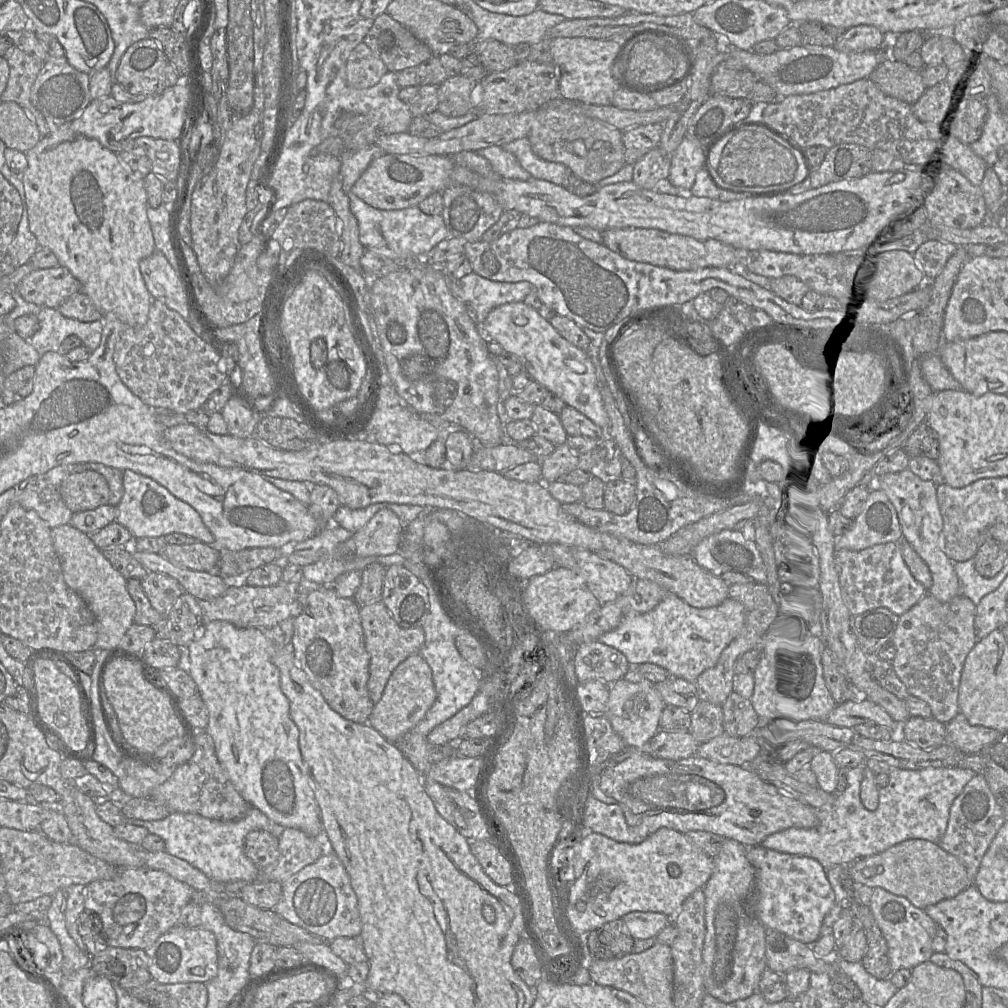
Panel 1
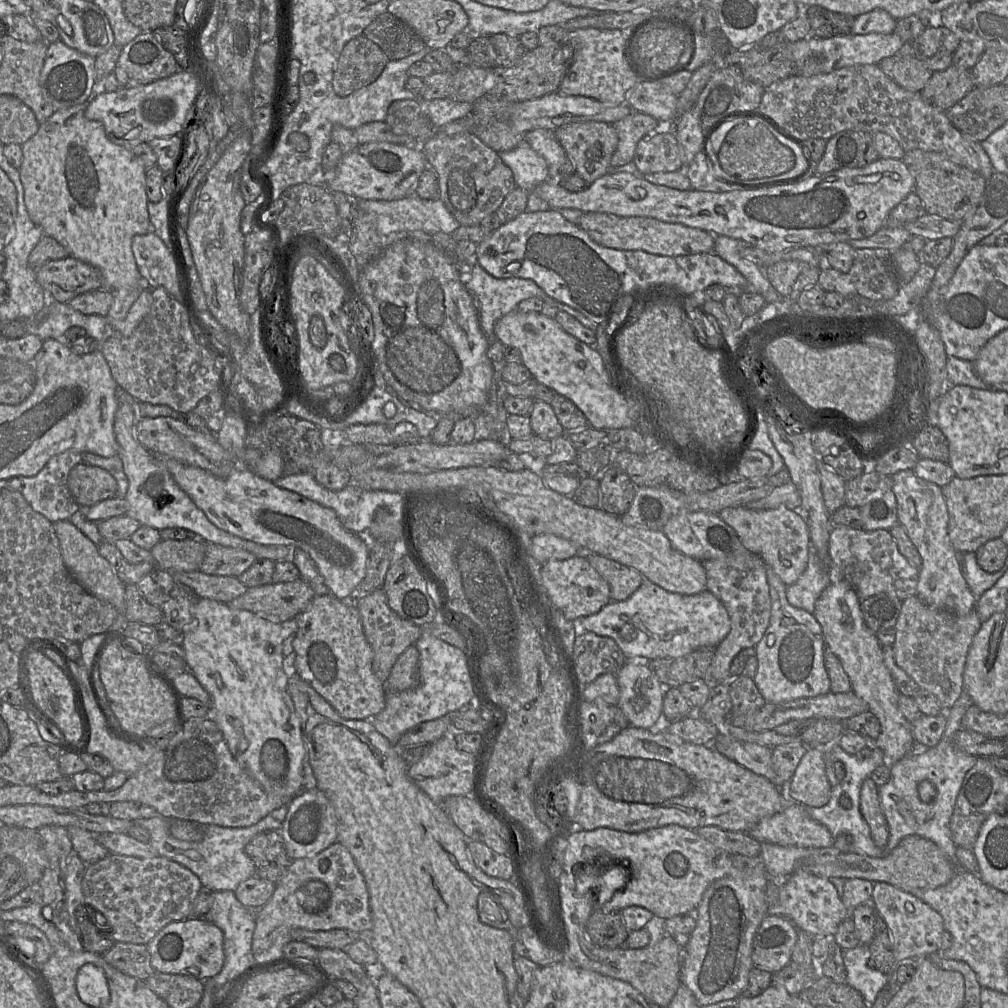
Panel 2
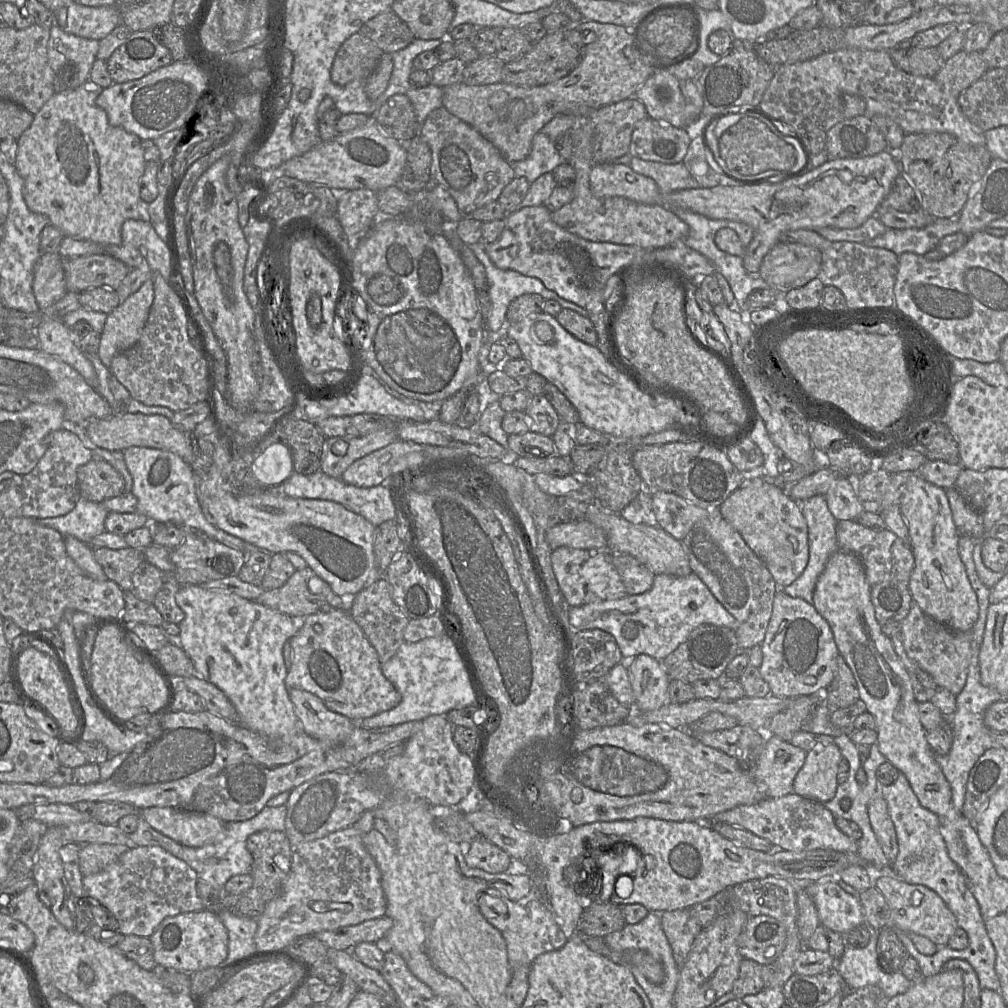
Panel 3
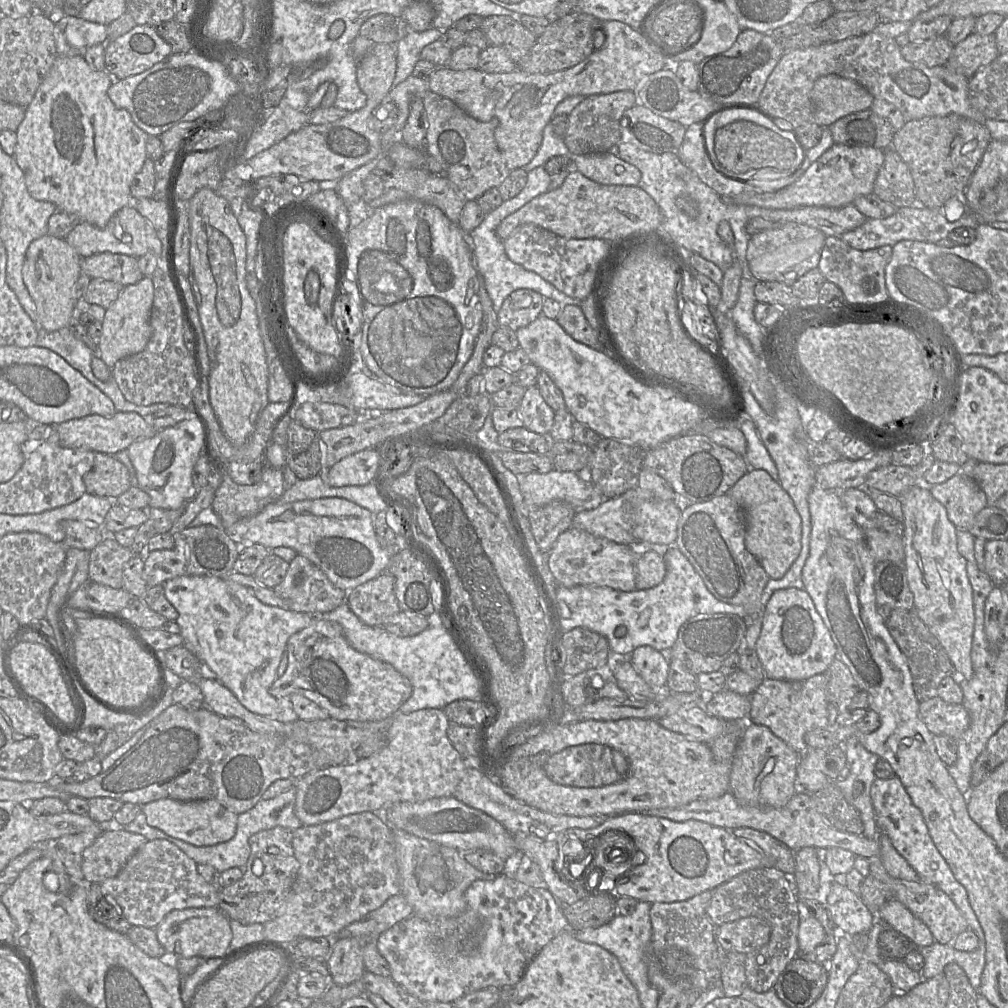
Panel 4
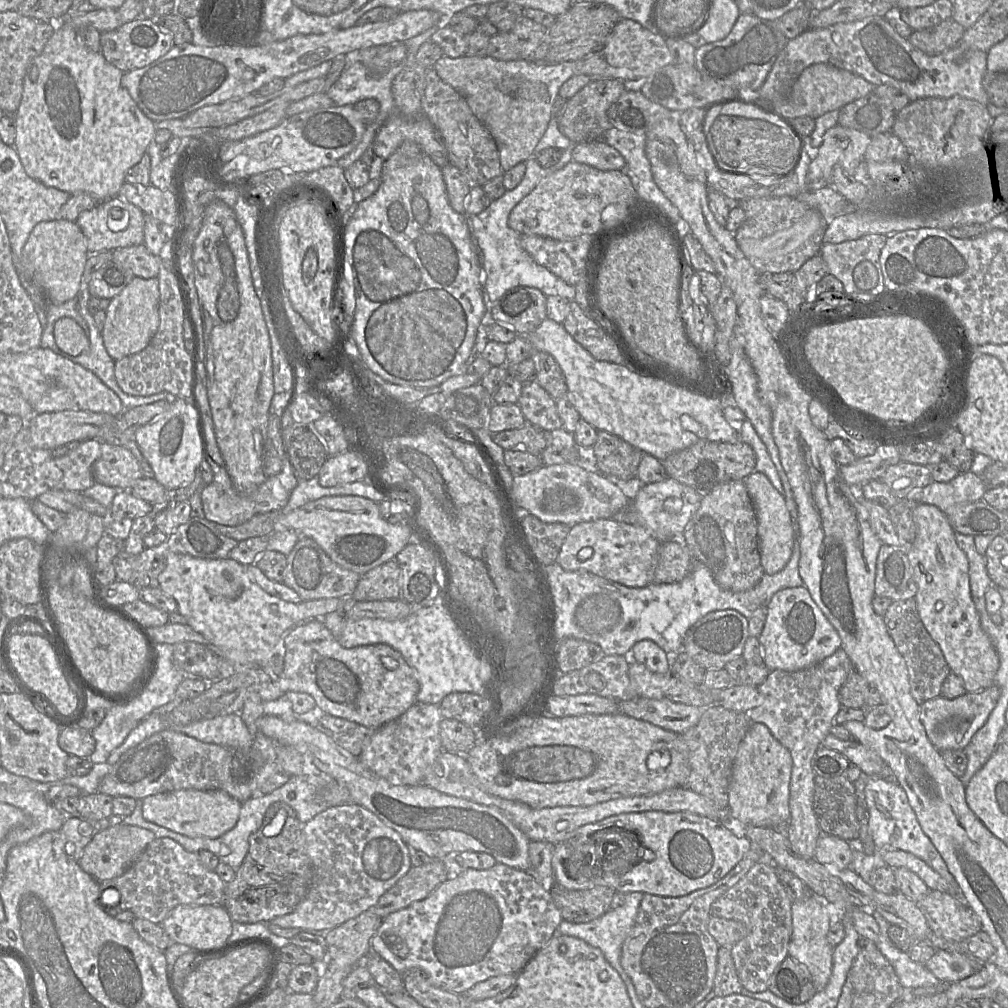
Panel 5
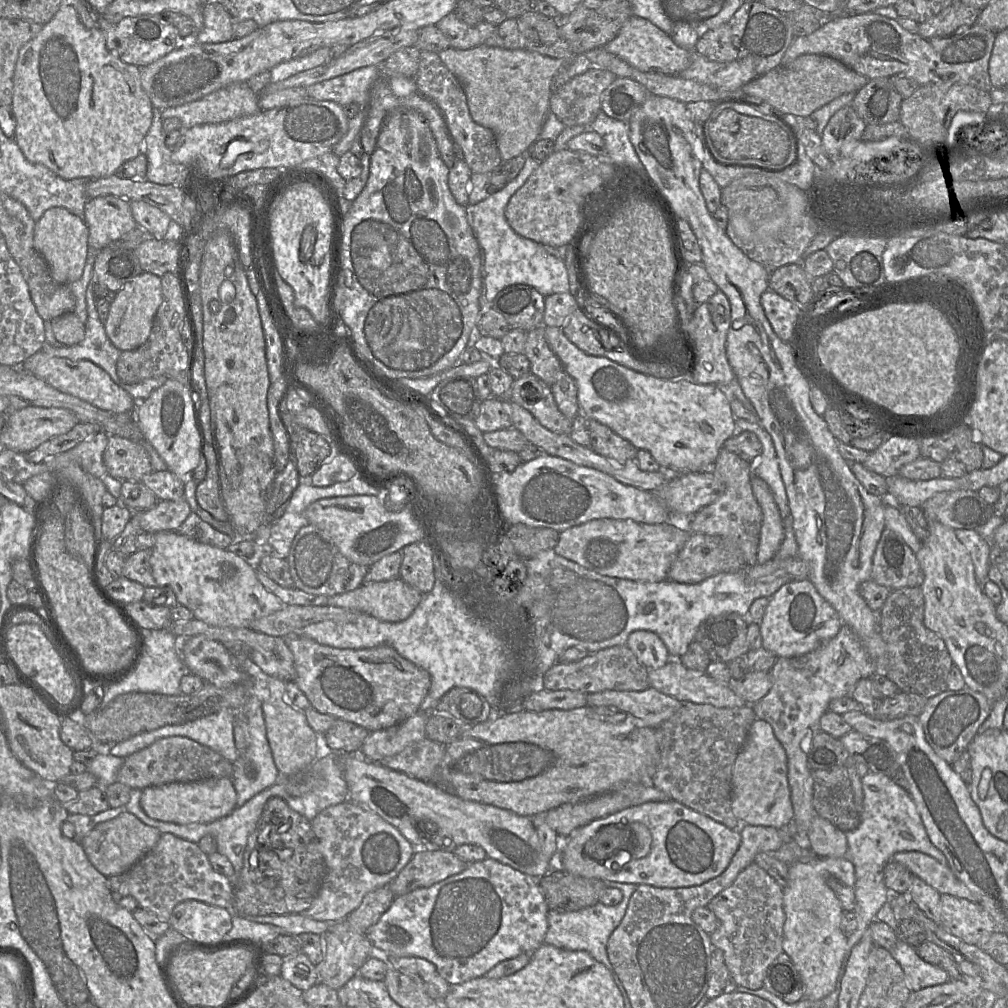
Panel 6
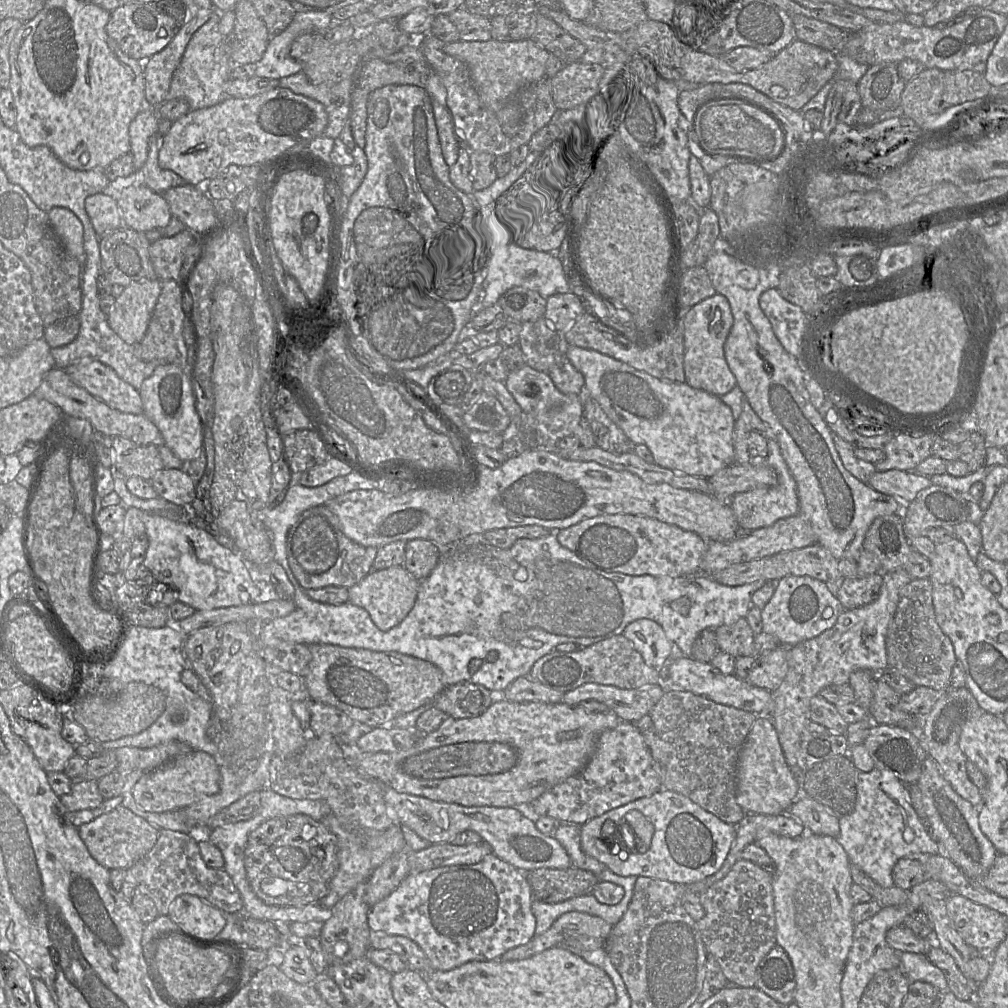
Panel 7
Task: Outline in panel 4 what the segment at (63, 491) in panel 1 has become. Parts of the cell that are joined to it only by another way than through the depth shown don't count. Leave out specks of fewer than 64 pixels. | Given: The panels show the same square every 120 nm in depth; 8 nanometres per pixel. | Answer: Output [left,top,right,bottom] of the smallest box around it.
[84,452,132,498]

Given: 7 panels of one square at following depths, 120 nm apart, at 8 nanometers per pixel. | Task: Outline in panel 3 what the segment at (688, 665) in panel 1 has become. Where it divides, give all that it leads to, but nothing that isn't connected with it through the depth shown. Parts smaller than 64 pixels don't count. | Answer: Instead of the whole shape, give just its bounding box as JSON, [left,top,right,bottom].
[569,572,737,661]

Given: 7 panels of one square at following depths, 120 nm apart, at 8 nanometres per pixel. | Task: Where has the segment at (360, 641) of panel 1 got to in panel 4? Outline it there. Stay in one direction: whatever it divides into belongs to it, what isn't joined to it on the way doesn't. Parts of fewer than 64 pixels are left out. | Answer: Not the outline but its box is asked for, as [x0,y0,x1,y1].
[269,616,411,721]

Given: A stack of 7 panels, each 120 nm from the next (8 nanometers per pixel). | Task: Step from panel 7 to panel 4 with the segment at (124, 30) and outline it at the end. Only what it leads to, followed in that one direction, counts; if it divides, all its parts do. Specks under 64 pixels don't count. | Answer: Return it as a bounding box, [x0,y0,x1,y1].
[105,25,172,80]

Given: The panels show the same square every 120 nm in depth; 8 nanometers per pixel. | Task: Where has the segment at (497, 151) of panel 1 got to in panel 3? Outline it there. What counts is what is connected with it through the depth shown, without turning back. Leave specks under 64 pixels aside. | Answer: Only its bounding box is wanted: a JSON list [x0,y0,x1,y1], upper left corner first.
[509,131,562,184]

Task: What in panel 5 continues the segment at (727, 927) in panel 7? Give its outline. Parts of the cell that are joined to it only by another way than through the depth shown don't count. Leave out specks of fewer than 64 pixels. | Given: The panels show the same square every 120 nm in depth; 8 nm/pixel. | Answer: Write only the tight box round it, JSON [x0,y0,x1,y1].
[711,859,793,993]

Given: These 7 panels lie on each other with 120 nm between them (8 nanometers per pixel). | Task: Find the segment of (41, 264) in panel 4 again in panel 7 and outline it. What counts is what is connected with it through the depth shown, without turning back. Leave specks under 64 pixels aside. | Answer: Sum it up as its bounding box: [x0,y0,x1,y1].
[48,207,84,266]

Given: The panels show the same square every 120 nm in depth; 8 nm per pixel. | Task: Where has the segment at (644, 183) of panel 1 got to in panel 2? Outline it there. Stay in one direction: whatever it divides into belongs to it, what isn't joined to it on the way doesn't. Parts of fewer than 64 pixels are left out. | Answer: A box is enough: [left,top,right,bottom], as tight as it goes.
[633,126,681,175]

